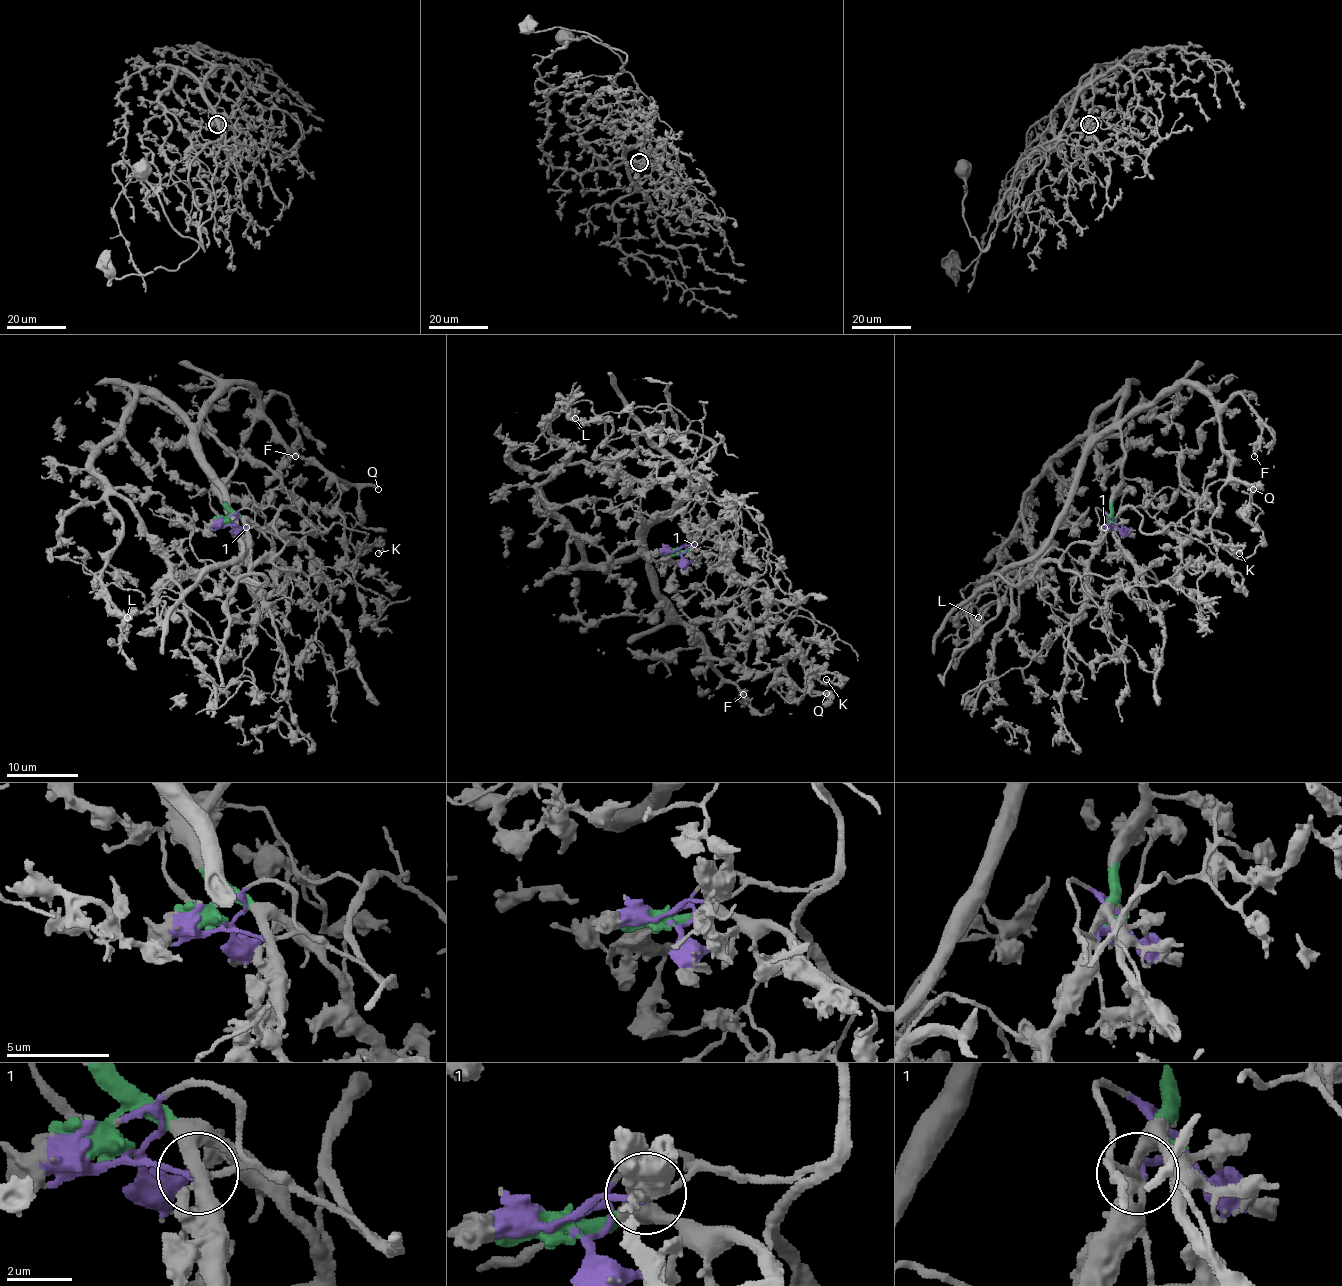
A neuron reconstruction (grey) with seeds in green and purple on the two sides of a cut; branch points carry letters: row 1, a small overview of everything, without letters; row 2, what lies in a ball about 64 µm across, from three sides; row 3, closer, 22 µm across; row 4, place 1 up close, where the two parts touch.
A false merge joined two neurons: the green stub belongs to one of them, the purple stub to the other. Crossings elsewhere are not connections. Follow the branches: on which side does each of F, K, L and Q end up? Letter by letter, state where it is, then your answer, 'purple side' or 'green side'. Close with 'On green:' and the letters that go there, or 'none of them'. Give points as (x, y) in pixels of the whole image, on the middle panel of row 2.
F: (743, 694) | green side
K: (826, 679) | purple side
L: (575, 418) | purple side
Q: (826, 693) | green side
On green: F, Q

